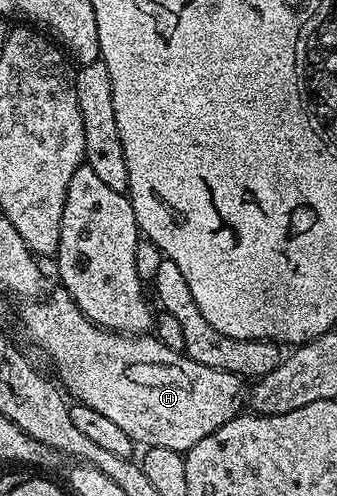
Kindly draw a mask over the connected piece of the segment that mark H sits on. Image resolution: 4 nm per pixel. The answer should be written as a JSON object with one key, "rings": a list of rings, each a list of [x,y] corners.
{"rings":[[[56,291],[51,298],[49,297],[50,296],[46,299],[38,300],[36,303],[24,304],[27,305],[23,309],[24,327],[27,328],[32,339],[51,356],[51,361],[55,364],[56,371],[59,372],[60,378],[58,377],[58,380],[61,382],[62,388],[66,390],[72,398],[75,396],[74,400],[78,402],[78,404],[93,407],[93,411],[101,411],[101,415],[106,415],[112,423],[117,423],[117,427],[121,427],[121,431],[125,431],[125,435],[129,435],[129,439],[135,442],[136,446],[169,447],[169,451],[186,454],[188,449],[191,449],[197,443],[201,443],[201,439],[205,439],[205,435],[213,435],[213,431],[217,431],[217,427],[221,427],[225,423],[229,423],[229,419],[239,416],[241,410],[244,408],[245,381],[239,374],[230,373],[229,371],[217,371],[213,367],[205,367],[201,363],[191,360],[190,357],[183,353],[178,353],[169,347],[165,347],[165,343],[161,343],[159,338],[154,335],[128,335],[126,333],[115,333],[112,329],[100,329],[98,325],[94,325],[92,321],[80,311],[77,307],[77,303],[68,293]]]}

